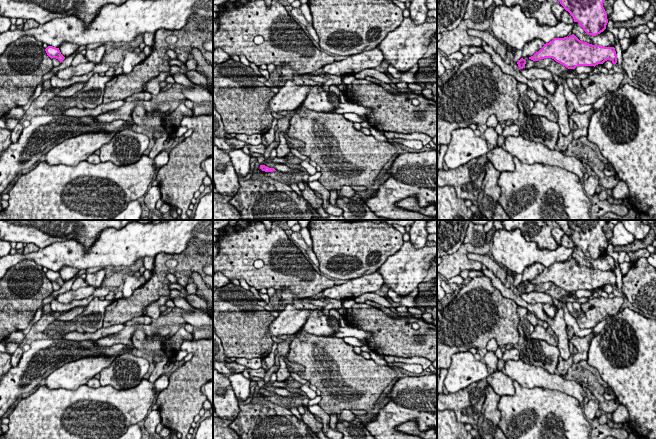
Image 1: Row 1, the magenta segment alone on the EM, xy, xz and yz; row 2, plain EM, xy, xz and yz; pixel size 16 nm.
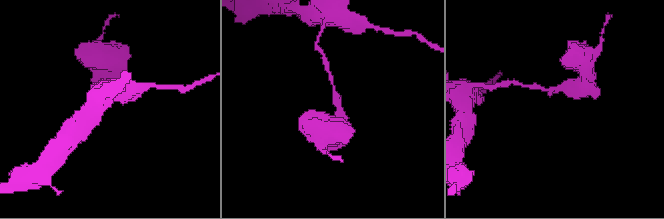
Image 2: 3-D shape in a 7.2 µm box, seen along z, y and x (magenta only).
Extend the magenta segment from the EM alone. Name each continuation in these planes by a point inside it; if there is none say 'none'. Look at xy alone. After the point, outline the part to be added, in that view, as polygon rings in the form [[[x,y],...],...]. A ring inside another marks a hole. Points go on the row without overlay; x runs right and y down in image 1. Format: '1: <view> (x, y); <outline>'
none

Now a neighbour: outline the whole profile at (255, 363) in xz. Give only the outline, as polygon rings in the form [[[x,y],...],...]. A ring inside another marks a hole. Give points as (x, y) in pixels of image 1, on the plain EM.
[[[236,358],[235,362],[253,370],[257,370],[262,367],[261,358],[252,358],[252,359]]]

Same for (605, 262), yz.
[[[574,246],[572,258],[574,258],[580,265],[592,269],[615,271],[614,259],[606,253],[596,260],[592,260],[588,259],[578,246]]]

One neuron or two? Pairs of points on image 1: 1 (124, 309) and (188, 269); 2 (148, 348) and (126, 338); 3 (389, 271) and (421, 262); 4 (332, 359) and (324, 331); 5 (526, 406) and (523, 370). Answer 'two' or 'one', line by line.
1: one
2: two
3: one
4: two
5: two

